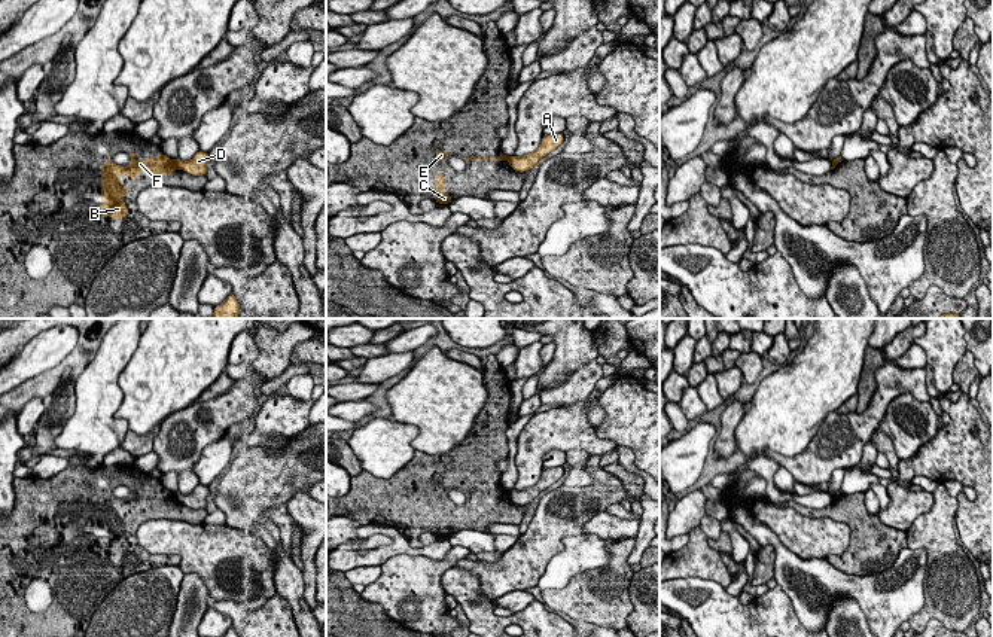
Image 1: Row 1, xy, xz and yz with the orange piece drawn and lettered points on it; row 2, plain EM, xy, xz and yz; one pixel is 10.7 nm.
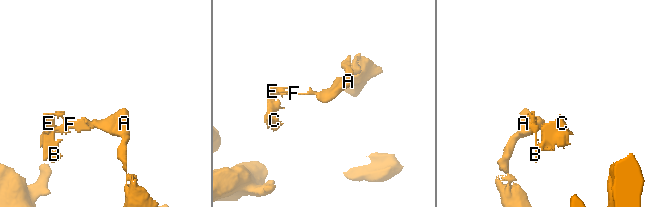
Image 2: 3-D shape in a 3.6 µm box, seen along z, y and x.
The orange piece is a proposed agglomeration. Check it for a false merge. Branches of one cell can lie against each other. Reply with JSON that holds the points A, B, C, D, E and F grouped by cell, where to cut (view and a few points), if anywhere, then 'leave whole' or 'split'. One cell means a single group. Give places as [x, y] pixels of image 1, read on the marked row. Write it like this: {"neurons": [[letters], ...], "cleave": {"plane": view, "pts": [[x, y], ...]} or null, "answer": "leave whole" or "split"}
{"neurons": [["A", "D"], ["B", "C", "E", "F"]], "cleave": {"plane": "xy", "pts": [[174, 161], [177, 167]]}, "answer": "split"}

